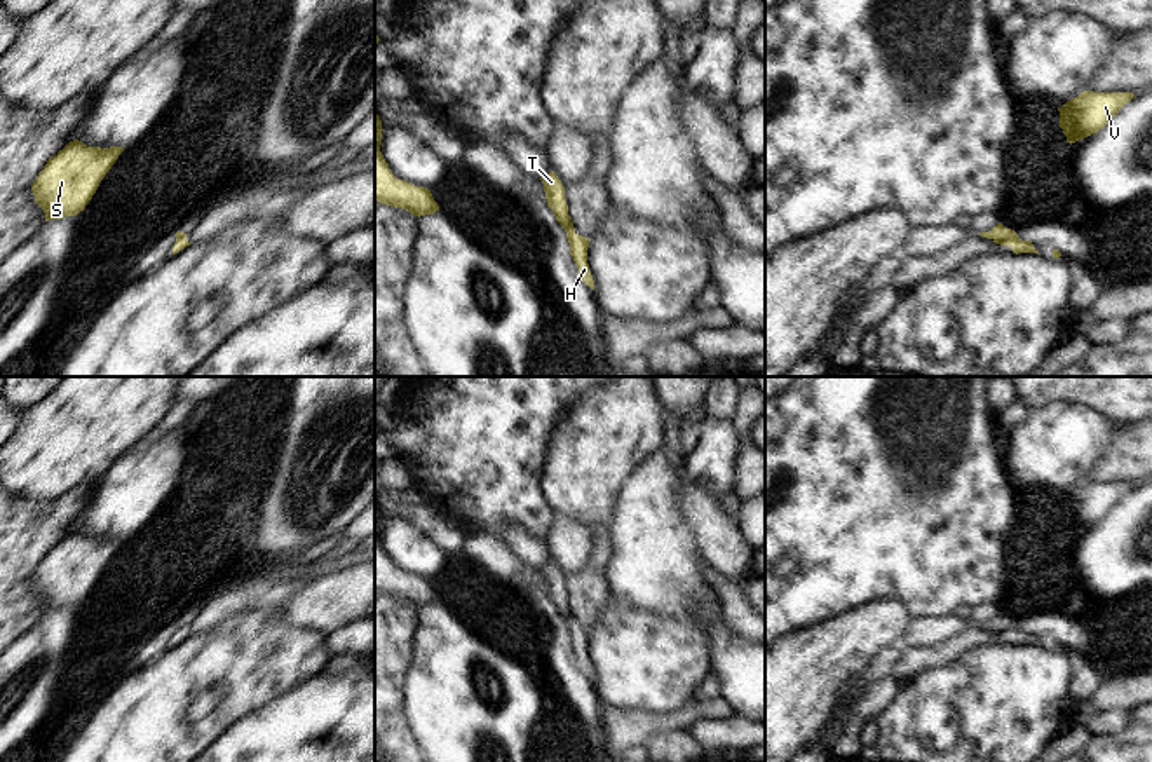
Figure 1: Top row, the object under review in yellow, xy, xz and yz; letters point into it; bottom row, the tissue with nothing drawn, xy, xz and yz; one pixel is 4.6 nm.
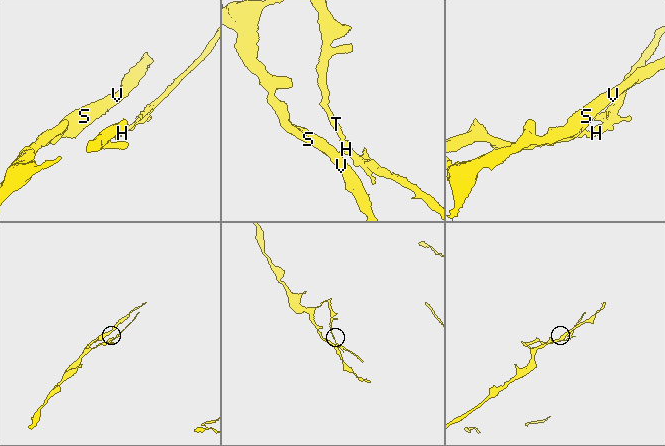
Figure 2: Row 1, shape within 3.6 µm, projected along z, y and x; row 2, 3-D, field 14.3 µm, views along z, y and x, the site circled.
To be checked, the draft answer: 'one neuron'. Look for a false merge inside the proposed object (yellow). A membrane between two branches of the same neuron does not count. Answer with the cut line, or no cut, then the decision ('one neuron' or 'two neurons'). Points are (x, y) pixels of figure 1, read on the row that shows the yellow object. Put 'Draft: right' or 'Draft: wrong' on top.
Draft: wrong
cut yz (1016, 236), (1008, 244); two neurons

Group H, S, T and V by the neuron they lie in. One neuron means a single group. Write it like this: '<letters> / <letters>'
H / S T V

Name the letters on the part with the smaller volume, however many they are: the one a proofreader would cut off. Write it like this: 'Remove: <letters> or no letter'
Remove: H

